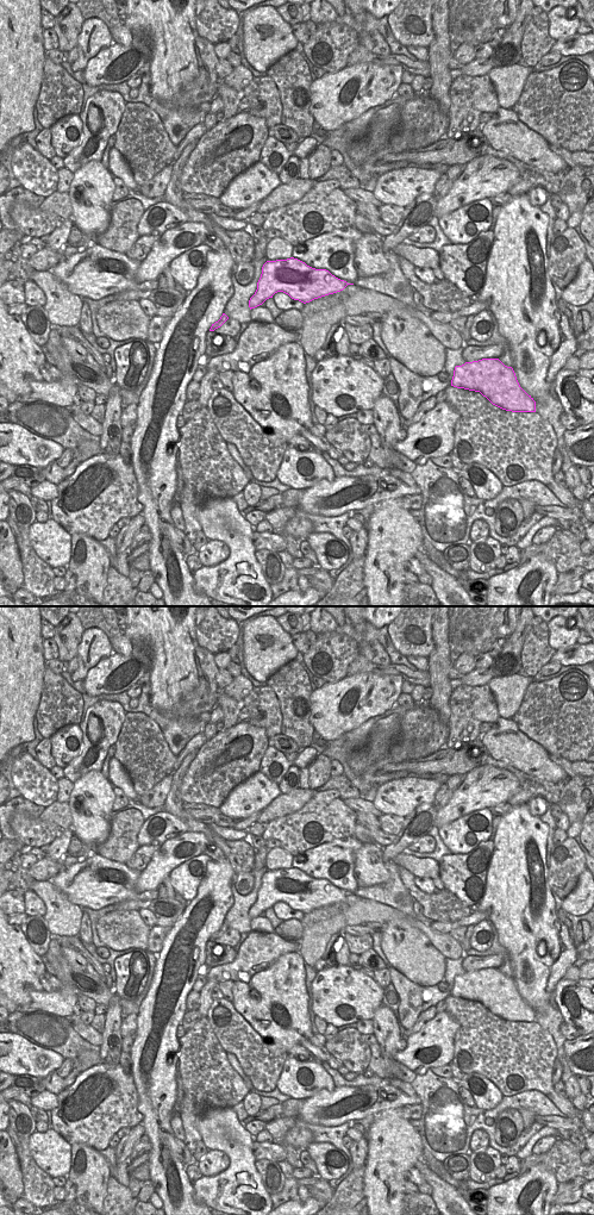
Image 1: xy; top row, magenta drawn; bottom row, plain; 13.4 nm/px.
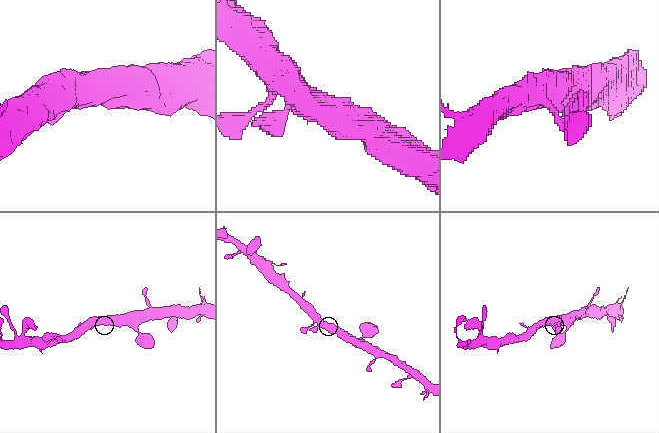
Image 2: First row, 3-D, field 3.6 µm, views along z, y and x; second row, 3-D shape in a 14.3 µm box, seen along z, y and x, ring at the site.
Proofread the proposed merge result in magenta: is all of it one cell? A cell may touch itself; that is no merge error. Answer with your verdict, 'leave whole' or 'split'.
leave whole

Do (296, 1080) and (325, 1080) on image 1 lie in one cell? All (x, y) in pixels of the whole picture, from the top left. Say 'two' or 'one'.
one

